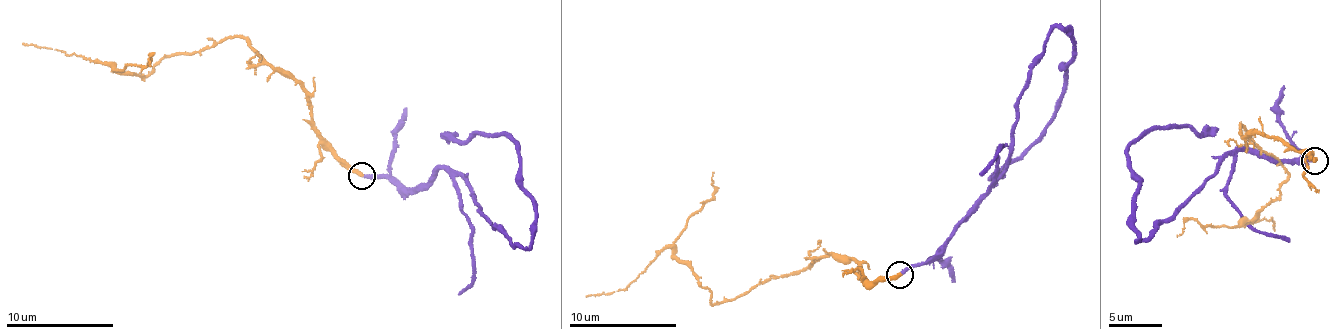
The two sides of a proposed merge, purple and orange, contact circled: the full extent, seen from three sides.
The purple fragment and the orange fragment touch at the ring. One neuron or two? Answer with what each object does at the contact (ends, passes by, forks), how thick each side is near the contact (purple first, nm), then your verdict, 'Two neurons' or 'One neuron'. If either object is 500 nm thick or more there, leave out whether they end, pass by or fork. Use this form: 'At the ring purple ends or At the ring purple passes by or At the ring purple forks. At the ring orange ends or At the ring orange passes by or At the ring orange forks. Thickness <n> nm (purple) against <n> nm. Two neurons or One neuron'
At the ring purple ends. At the ring orange ends. Thickness 220 nm (purple) against 280 nm. One neuron

